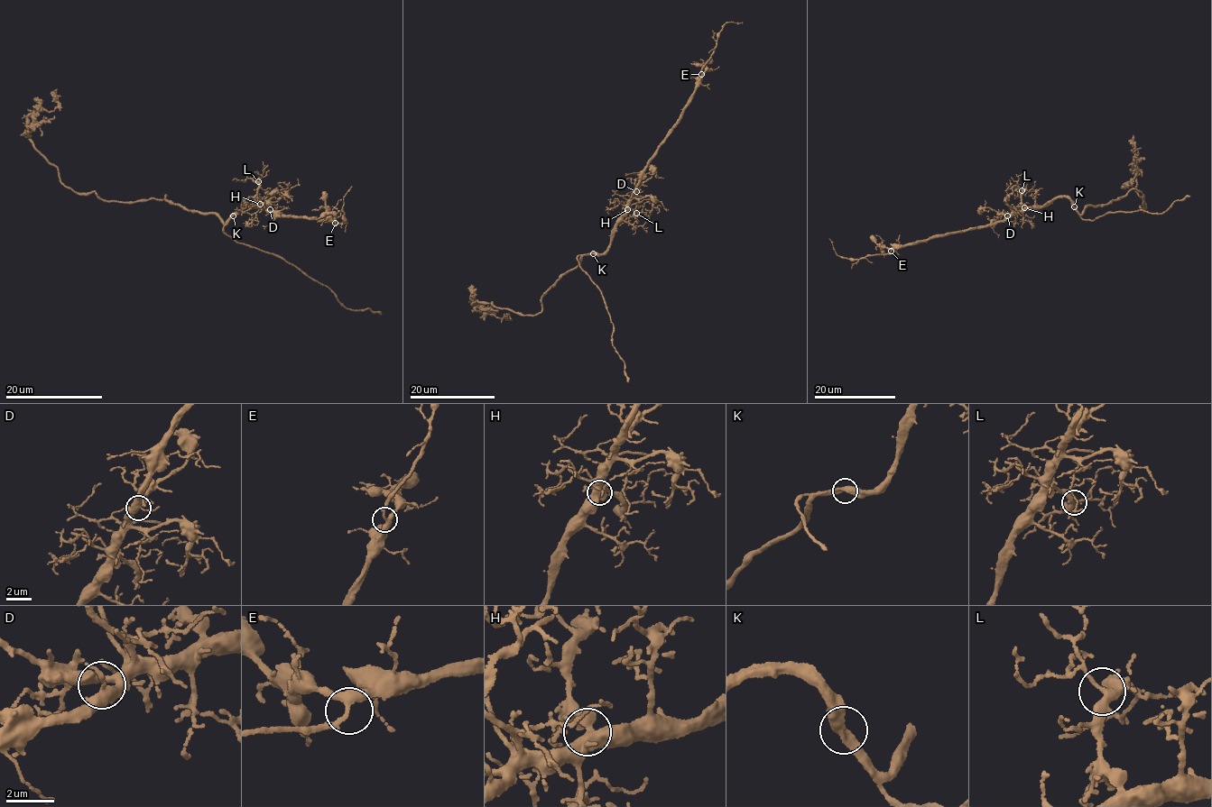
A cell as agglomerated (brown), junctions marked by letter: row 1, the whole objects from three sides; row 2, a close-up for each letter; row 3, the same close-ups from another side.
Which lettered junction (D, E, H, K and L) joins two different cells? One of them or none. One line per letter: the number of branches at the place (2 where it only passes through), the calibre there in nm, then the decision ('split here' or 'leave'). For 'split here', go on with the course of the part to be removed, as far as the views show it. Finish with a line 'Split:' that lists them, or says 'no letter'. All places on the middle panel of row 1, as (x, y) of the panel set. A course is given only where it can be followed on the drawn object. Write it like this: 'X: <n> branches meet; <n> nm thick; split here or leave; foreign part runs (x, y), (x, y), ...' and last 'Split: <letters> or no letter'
D: 3 branches meet; 360 nm thick; leave
E: 3 branches meet; 300 nm thick; leave
H: 3 branches meet; 460 nm thick; leave
K: 2 branches meet; 460 nm thick; leave
L: 5 branches meet; 340 nm thick; leave
Split: no letter

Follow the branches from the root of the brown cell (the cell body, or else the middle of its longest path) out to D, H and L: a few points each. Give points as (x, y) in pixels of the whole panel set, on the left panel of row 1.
D: (230, 219), (241, 210), (245, 200), (251, 206), (260, 204), (270, 209)
H: (230, 219), (241, 210), (245, 200), (251, 206), (260, 204)
L: (230, 219), (241, 210), (245, 200), (251, 206), (258, 204), (258, 181)

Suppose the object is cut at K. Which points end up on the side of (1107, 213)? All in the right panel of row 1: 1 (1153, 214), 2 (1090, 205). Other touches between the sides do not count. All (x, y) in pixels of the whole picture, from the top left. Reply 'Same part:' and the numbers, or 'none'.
Same part: 1

